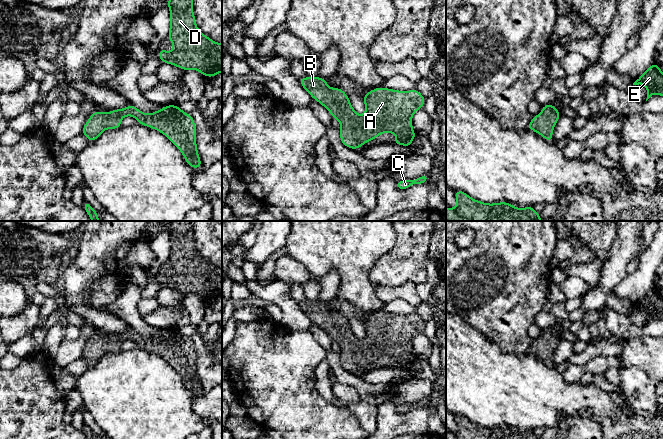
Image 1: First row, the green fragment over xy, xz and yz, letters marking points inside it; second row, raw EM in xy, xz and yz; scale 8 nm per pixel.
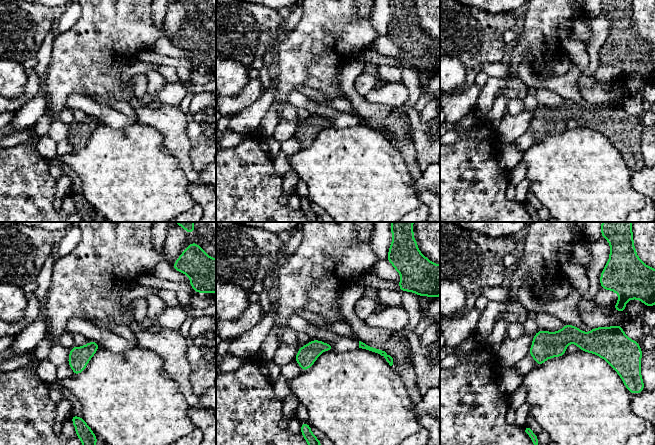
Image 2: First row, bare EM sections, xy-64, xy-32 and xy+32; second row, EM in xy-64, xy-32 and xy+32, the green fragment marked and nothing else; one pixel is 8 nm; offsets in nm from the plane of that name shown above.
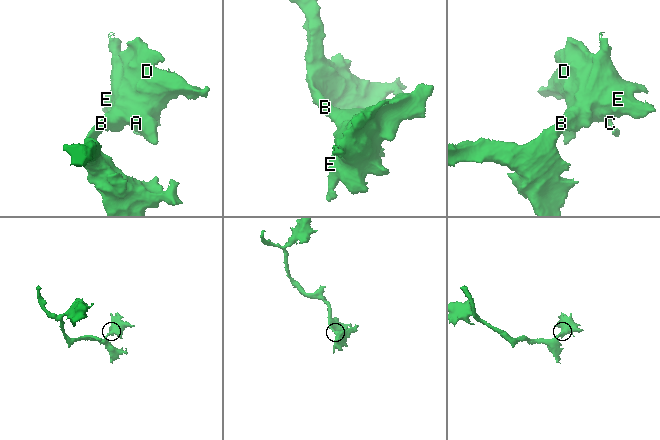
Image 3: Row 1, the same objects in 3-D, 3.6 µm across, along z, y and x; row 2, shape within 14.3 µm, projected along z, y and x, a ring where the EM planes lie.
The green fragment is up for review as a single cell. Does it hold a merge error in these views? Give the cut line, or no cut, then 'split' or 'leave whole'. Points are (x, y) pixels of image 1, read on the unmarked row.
cut none; leave whole

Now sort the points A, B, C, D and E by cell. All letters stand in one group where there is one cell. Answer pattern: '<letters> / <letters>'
A B C D E

